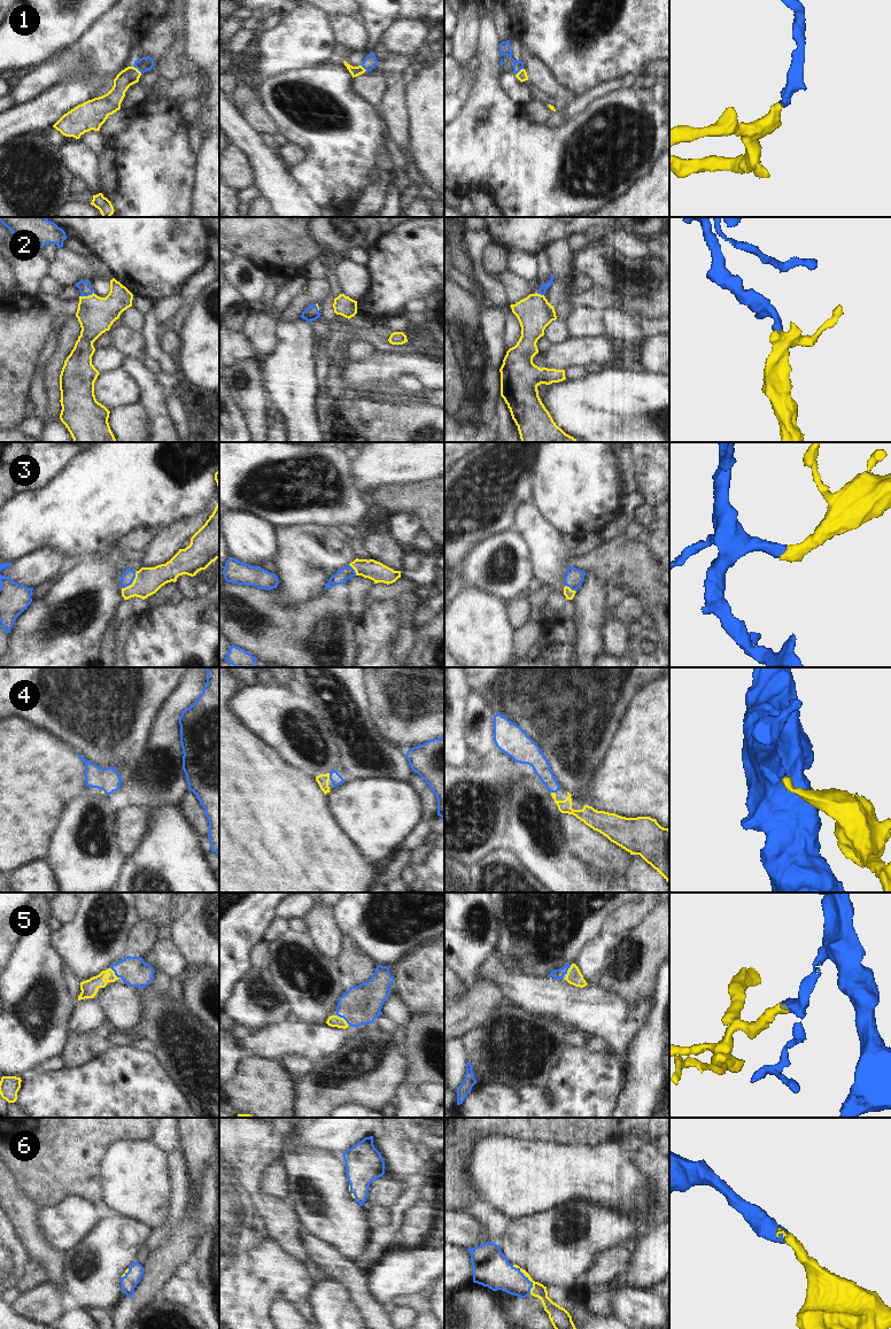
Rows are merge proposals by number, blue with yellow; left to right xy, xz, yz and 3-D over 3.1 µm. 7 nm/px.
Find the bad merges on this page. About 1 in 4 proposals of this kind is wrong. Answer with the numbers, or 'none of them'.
none of them

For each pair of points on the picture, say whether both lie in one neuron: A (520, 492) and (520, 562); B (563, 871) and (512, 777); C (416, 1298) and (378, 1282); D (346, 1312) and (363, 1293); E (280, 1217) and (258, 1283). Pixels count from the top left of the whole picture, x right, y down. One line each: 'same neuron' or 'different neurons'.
A: different neurons
B: different neurons
C: different neurons
D: different neurons
E: different neurons

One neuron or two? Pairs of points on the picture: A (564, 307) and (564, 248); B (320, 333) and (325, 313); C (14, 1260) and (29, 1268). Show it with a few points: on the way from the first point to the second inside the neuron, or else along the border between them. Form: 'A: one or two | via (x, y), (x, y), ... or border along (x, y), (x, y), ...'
A: two | border along (566, 298), (554, 306)
B: two | border along (320, 316), (333, 323)
C: two | border along (28, 1260), (13, 1287)

